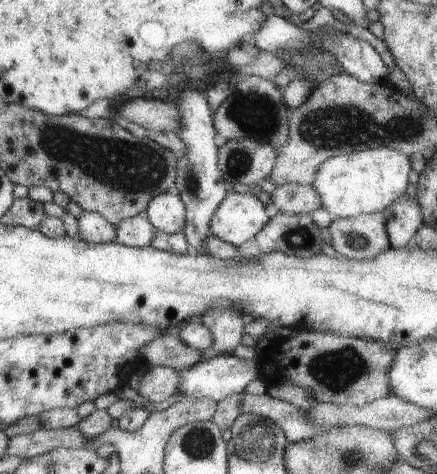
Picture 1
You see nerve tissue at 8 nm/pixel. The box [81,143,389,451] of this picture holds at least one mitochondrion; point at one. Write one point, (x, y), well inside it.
(334, 371)

